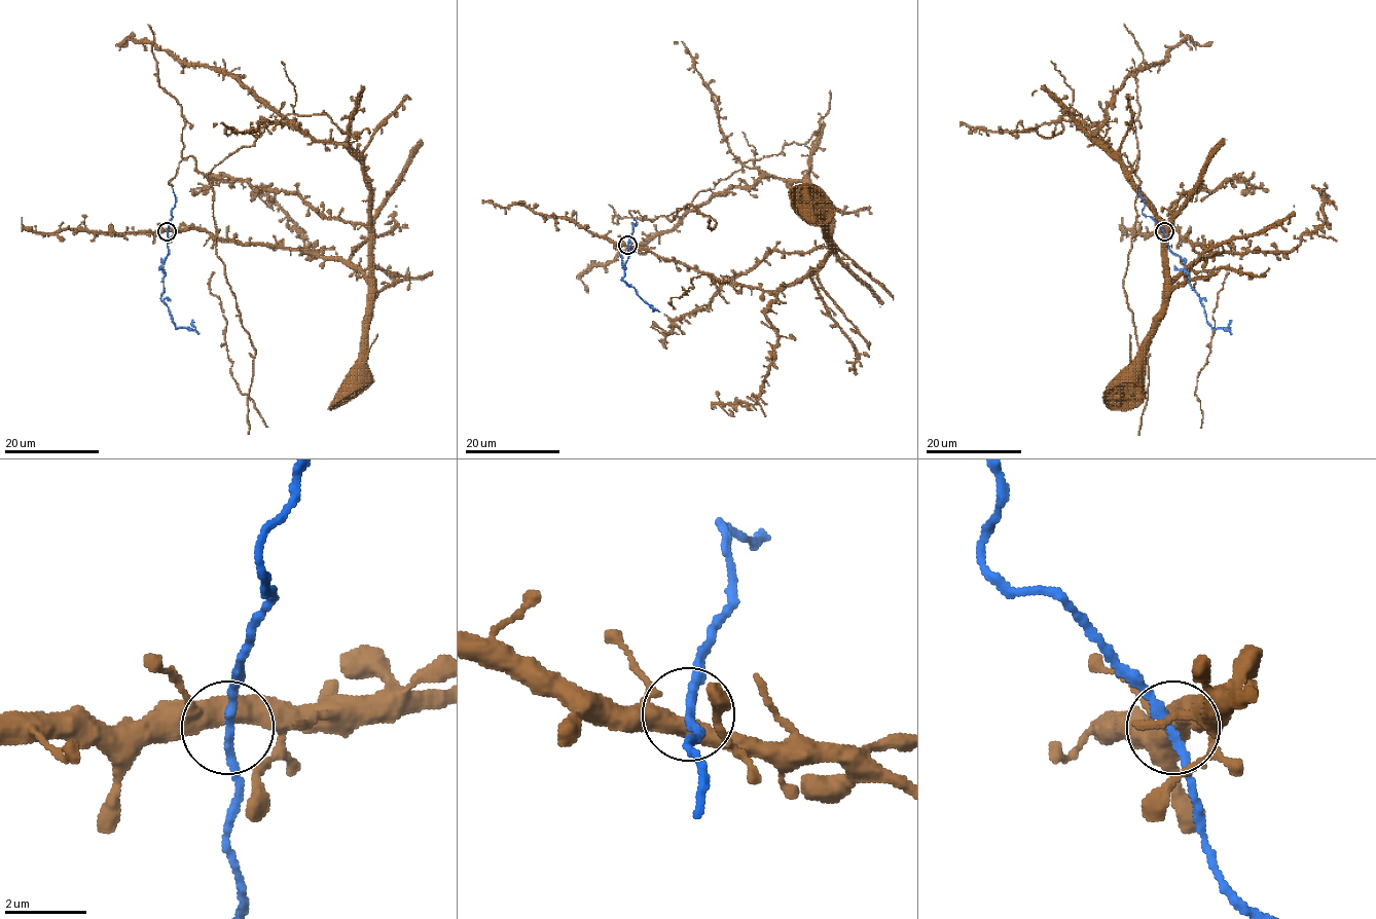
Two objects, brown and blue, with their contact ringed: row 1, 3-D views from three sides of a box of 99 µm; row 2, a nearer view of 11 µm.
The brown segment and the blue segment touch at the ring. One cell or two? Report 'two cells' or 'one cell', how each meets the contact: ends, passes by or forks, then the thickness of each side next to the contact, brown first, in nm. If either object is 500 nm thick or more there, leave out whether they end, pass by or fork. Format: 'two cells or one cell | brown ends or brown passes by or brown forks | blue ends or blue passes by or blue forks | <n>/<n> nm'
one cell | brown passes by | blue passes by | 480/200 nm

